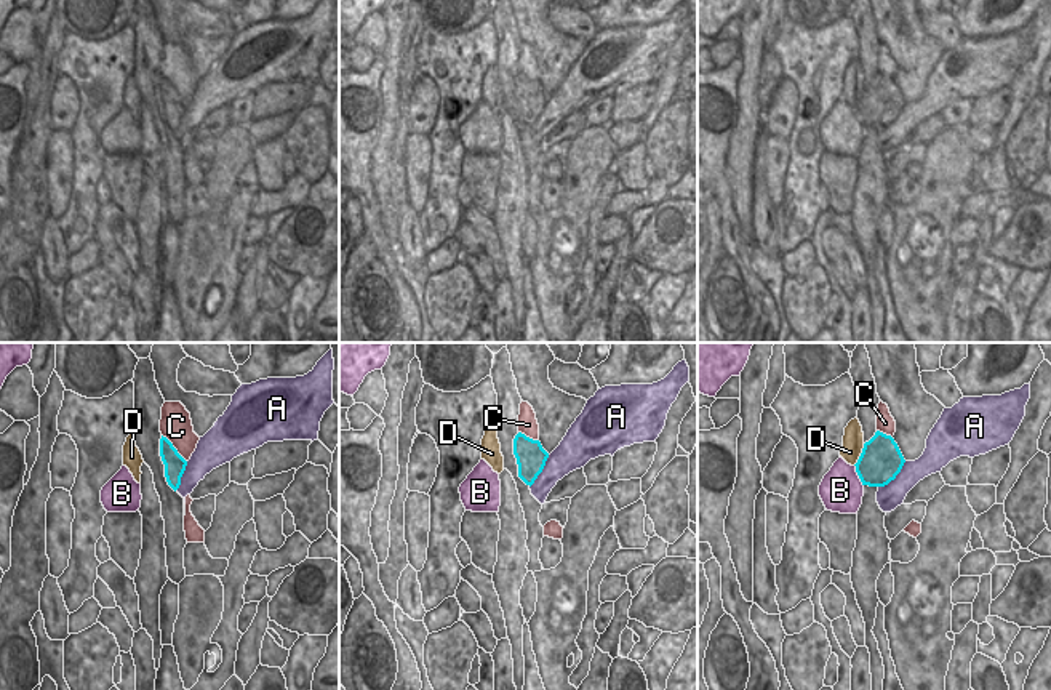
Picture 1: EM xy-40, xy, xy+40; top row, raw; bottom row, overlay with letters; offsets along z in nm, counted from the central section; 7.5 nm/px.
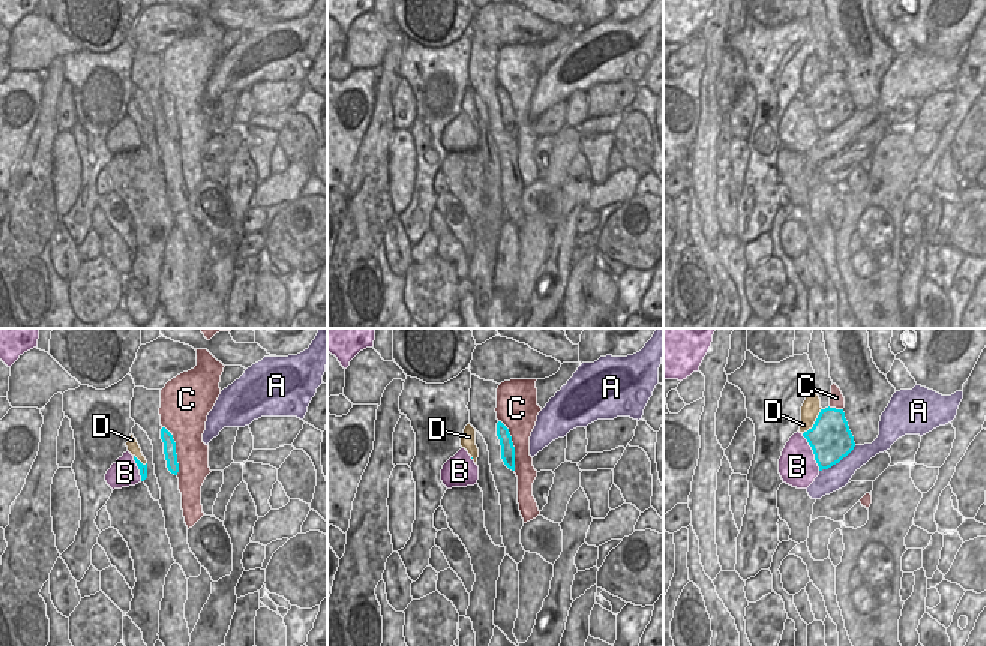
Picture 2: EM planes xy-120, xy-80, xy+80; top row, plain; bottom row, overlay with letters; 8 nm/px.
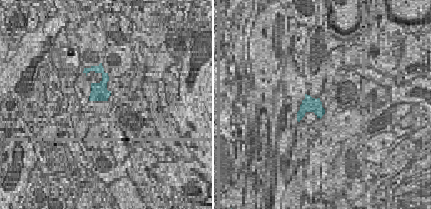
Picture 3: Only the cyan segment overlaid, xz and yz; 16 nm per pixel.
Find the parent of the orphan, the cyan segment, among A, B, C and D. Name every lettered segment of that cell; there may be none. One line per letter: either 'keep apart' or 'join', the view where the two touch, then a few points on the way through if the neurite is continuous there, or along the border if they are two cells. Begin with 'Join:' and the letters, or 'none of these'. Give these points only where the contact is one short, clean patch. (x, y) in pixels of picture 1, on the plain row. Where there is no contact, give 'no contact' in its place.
Join: D
A: keep apart; contact in xy+40
B: keep apart; contact in xy+40
C: keep apart; contact in xy-40
D: join; contact in xy+40

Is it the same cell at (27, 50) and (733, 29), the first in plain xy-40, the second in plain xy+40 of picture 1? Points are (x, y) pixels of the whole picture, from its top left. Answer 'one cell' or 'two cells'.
one cell

